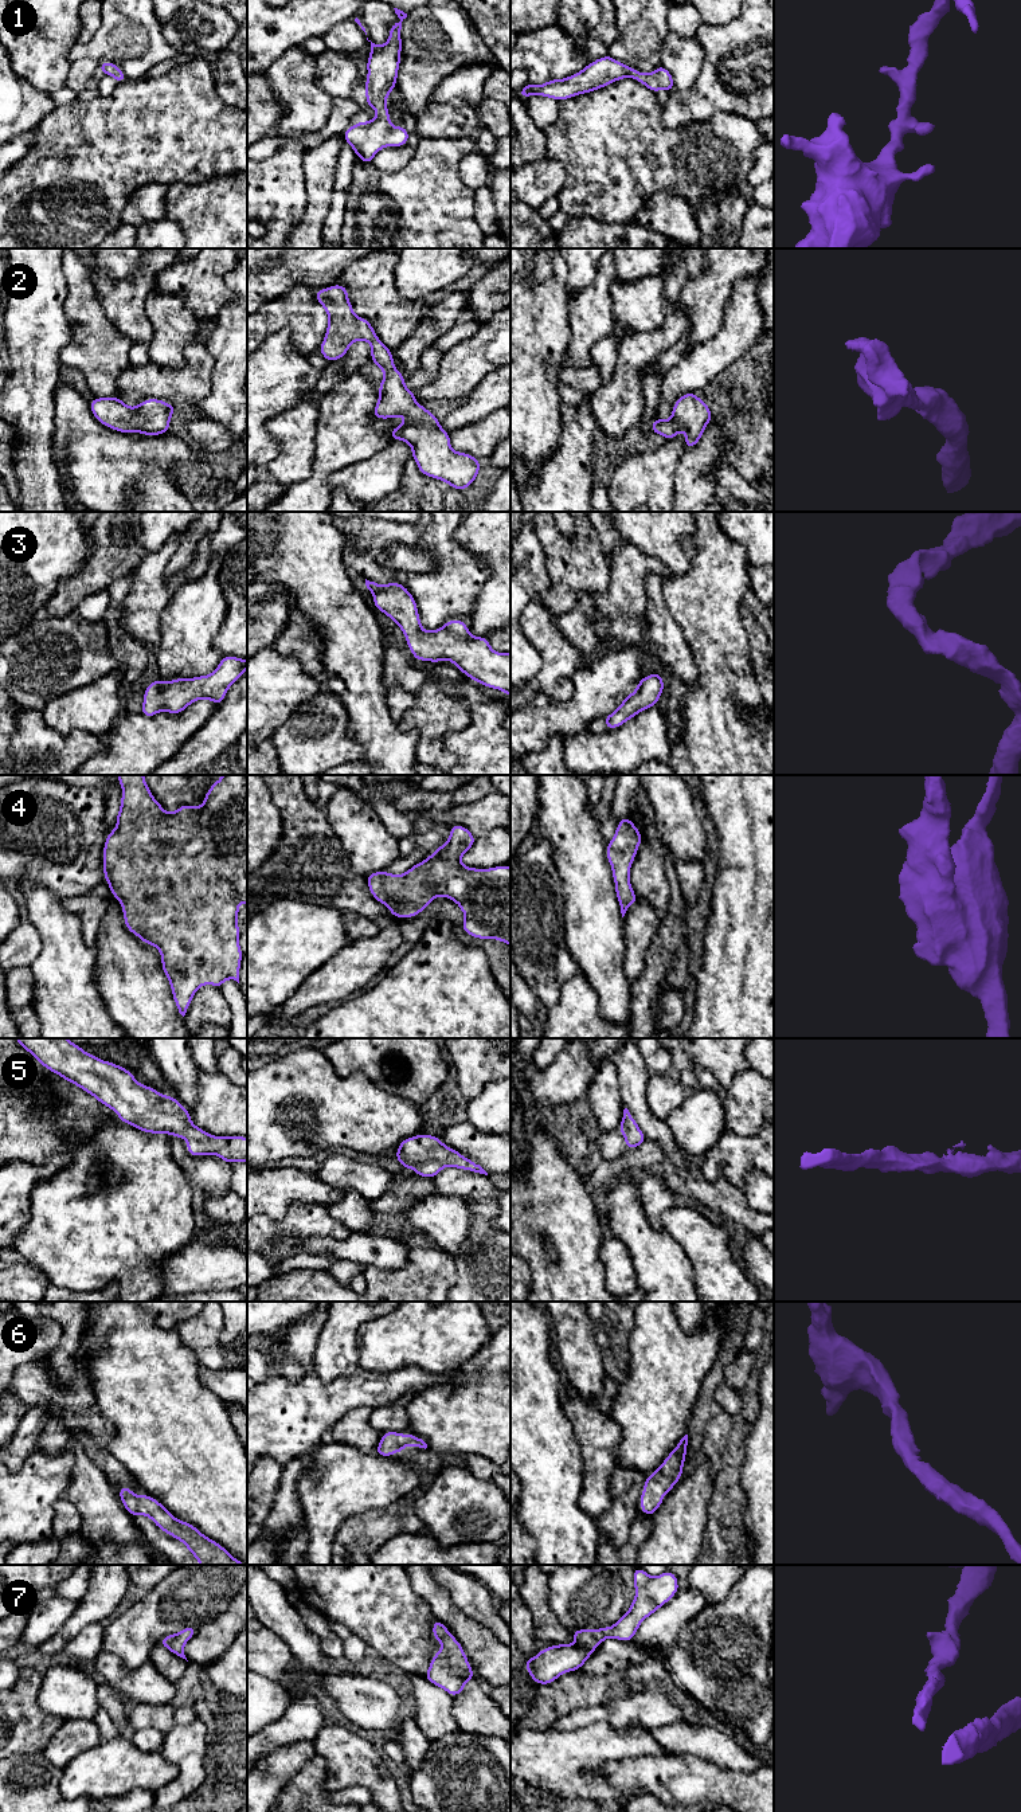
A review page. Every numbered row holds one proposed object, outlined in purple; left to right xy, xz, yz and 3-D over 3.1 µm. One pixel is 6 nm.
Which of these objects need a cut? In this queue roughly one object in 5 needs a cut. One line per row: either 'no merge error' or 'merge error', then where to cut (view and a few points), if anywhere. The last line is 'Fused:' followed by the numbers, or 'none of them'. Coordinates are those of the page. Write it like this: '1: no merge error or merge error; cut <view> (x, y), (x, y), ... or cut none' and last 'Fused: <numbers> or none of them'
1: no merge error; cut none
2: no merge error; cut none
3: no merge error; cut none
4: no merge error; cut none
5: no merge error; cut none
6: no merge error; cut none
7: no merge error; cut none
Fused: none of them

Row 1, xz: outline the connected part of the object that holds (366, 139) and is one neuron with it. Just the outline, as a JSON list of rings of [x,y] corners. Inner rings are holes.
[[[394,8],[394,9],[395,9],[395,13],[398,15],[398,17],[400,19],[400,21],[390,26],[390,39],[383,46],[378,46],[367,38],[367,40],[371,43],[371,54],[367,59],[368,77],[365,79],[365,94],[367,94],[365,105],[373,107],[378,117],[371,121],[365,121],[365,122],[359,121],[357,124],[349,126],[343,134],[344,140],[351,145],[351,148],[355,150],[356,156],[364,164],[371,164],[375,154],[386,146],[398,148],[398,146],[406,145],[408,142],[408,137],[410,137],[410,133],[407,132],[407,129],[404,126],[392,126],[391,125],[390,111],[387,109],[387,97],[396,87],[399,64],[402,60],[400,59],[400,52],[402,52],[400,30],[402,30],[402,21],[407,17],[407,13],[404,13],[403,11],[400,11],[398,8]]]

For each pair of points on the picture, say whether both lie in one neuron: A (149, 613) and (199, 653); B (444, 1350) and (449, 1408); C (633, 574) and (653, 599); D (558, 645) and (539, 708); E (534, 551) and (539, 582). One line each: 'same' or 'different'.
A: different
B: different
C: different
D: different
E: same

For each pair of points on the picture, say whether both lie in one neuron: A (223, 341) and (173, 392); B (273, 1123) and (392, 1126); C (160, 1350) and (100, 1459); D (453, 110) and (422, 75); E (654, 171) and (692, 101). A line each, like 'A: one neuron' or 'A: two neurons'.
A: two neurons
B: one neuron
C: two neurons
D: two neurons
E: two neurons

